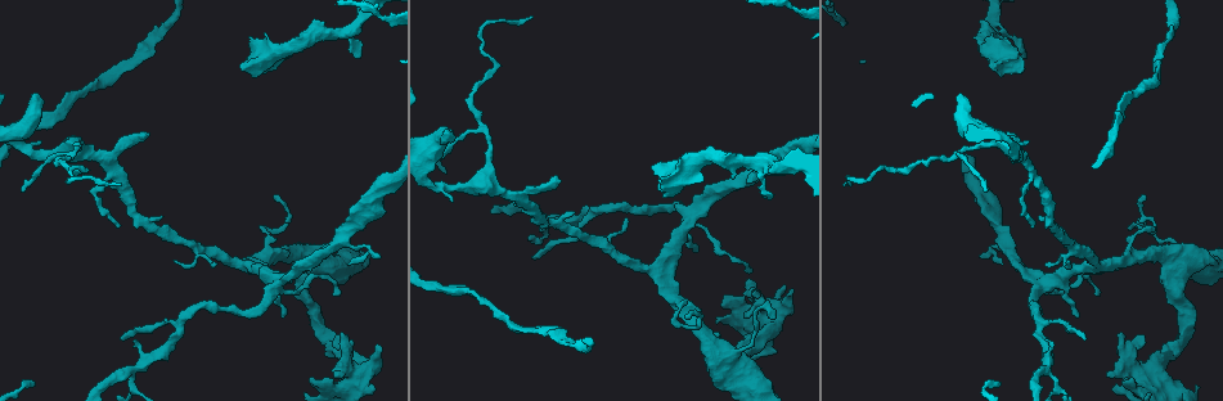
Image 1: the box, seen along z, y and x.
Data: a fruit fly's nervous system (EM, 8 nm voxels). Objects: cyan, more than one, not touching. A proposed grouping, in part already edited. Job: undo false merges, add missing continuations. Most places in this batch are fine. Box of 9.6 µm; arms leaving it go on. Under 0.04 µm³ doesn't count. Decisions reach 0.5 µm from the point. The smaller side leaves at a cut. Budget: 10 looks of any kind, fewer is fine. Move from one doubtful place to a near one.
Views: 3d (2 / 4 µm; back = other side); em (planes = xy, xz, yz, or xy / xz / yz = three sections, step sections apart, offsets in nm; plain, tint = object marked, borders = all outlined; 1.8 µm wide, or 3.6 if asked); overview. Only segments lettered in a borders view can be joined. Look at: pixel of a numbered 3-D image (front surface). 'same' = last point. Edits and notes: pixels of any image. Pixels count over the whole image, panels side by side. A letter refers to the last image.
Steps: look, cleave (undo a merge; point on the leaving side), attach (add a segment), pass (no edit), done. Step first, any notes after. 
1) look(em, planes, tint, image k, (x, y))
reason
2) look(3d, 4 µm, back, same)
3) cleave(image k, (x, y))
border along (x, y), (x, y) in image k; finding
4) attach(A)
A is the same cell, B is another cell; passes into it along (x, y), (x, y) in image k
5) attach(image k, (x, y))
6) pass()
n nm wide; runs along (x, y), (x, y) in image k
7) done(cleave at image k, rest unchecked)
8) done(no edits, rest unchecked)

look(3d, 2 µm, image 1, (845, 183))

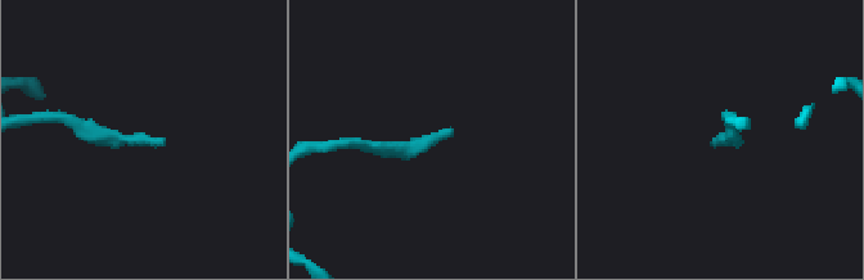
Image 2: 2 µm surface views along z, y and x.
look(em, planes, borders, image 2, (446, 130))

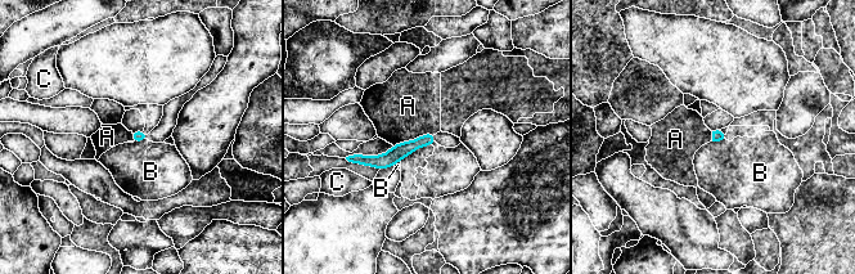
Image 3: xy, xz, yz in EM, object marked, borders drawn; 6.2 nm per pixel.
pass()
70 nm wide; A, B and C are other cells; border along (435, 133), (427, 133), (392, 146) in image 3; no lettered segment goes on from it

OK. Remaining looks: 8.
look(3d, 4 µm, image 1, (130, 369))
thin neck

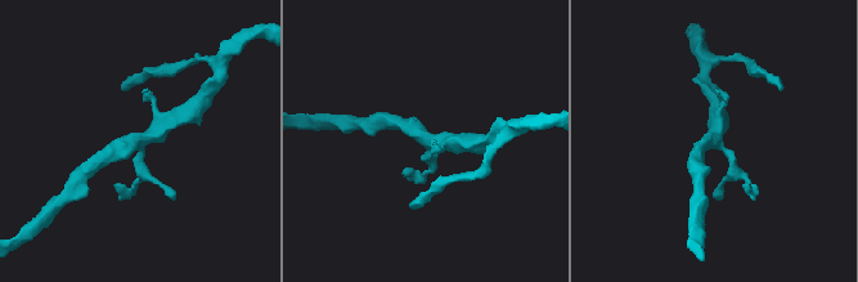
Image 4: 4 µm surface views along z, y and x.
look(em, planes, tint, image 4, (712, 139))
need the tissue

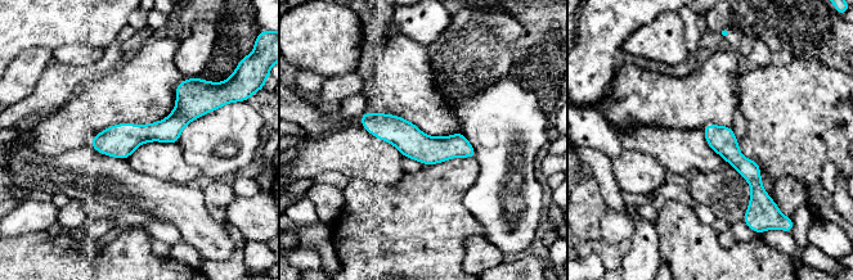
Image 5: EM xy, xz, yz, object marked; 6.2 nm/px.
look(em, planes, borders, same)
see the neighbours

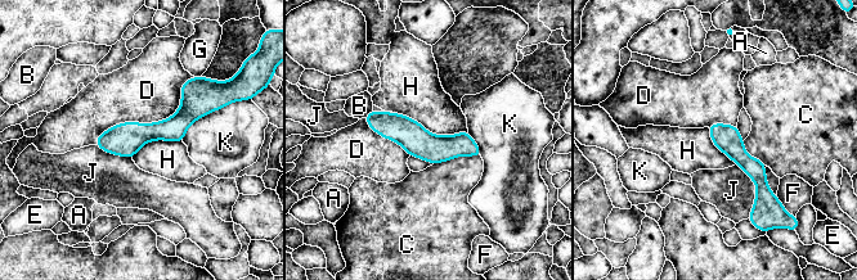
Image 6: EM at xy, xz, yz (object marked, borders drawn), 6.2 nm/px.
pass()
A, B, C, D, E, F, G, H, J and K are other cells; runs along (206, 98), (171, 130), (99, 141) in image 6; one cell here

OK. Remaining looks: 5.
look(em, planes, borders, image 1, (146, 136))
branch stops here

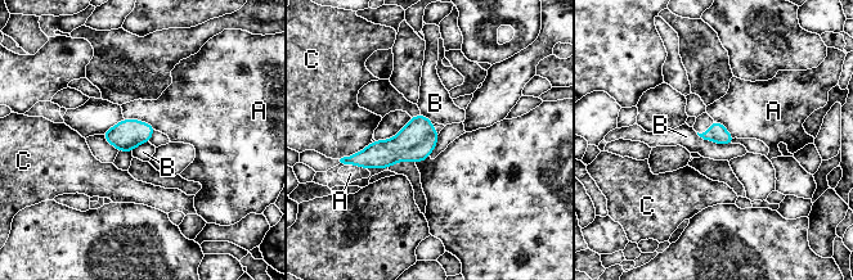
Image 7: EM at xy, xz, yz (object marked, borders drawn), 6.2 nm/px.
pass()
A, B and C are other cells; border along (696, 132), (706, 140), (731, 144) in image 7; no lettered segment goes on from it

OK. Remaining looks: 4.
look(em, 3.6 µm, xz, step 16, tint, image 1, (716, 348))
thick turns thin

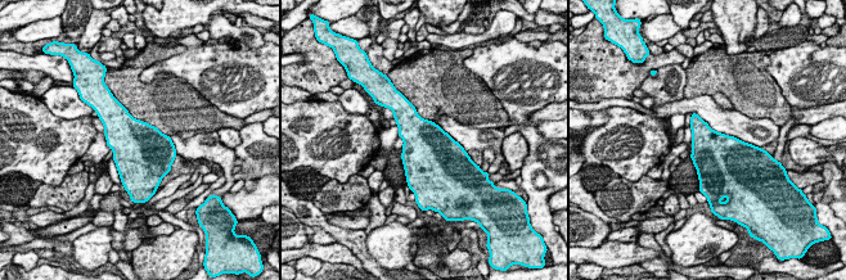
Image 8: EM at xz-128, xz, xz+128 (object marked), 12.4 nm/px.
look(em, 3.6 µm, planes, borders, same)
another direction

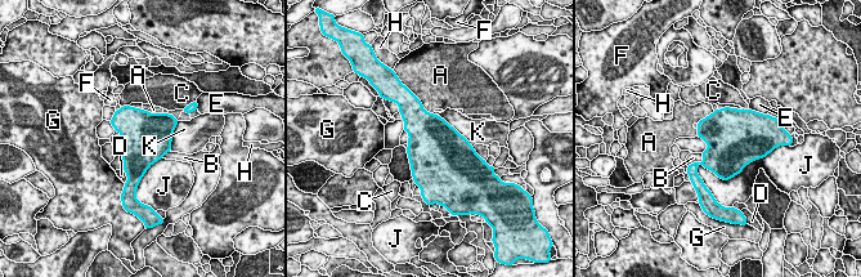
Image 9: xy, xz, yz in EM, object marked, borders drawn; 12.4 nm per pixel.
pass()
600 nm wide; A, B, C, D, E, F, G, H, J and K are other cells; continuous, no second cell

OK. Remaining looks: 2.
done(no edits, rest unchecked)

